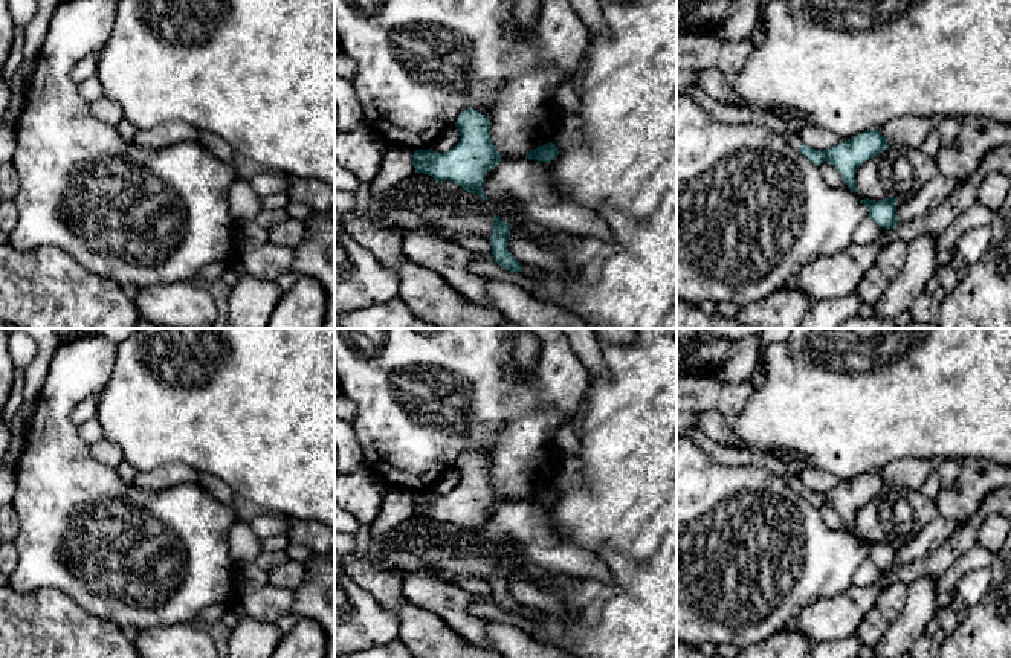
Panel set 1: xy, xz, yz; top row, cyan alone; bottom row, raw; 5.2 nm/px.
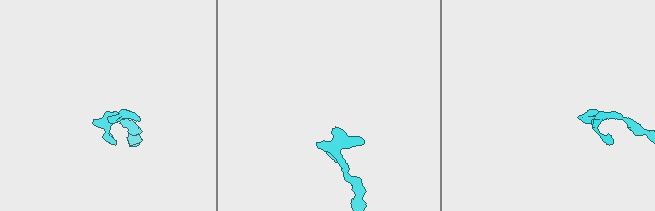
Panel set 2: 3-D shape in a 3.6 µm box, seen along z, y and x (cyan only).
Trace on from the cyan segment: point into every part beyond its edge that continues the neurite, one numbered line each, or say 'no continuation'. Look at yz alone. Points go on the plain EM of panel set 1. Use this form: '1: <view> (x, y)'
1: yz (724, 455)

